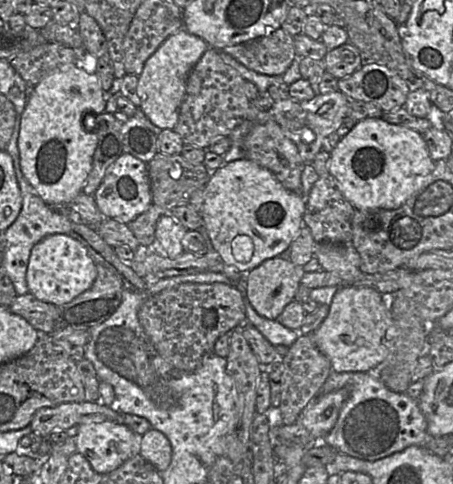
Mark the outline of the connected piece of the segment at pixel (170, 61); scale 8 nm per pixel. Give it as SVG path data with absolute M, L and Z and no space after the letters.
M181 28L165 39L145 62L138 76L139 107L155 126L161 129L174 129L185 95L188 74L208 48L209 45L201 37Z

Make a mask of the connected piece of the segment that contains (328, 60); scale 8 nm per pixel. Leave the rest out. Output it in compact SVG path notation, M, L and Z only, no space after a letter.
M350 42L328 50L323 57L325 71L337 79L345 78L354 73L362 65L360 51Z

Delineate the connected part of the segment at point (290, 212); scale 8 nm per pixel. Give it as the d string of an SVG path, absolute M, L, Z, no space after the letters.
M243 158L211 173L204 187L201 217L221 261L246 272L289 248L299 235L304 212L302 194L287 190L268 169Z

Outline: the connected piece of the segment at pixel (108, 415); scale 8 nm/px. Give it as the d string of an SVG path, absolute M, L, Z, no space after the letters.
M69 402L56 407L39 409L30 423L32 433L42 437L56 430L64 430L83 423L105 420L123 424L123 413L96 402Z

